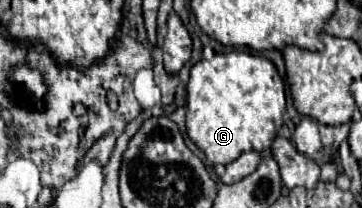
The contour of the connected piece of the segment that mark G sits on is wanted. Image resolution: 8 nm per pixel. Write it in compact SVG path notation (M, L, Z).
M231 51L215 55L211 61L201 59L191 67L191 79L187 83L187 135L213 165L229 165L245 151L265 151L271 147L277 134L290 139L292 134L289 128L283 125L282 119L285 108L283 79L279 77L275 65L265 57L245 51Z

